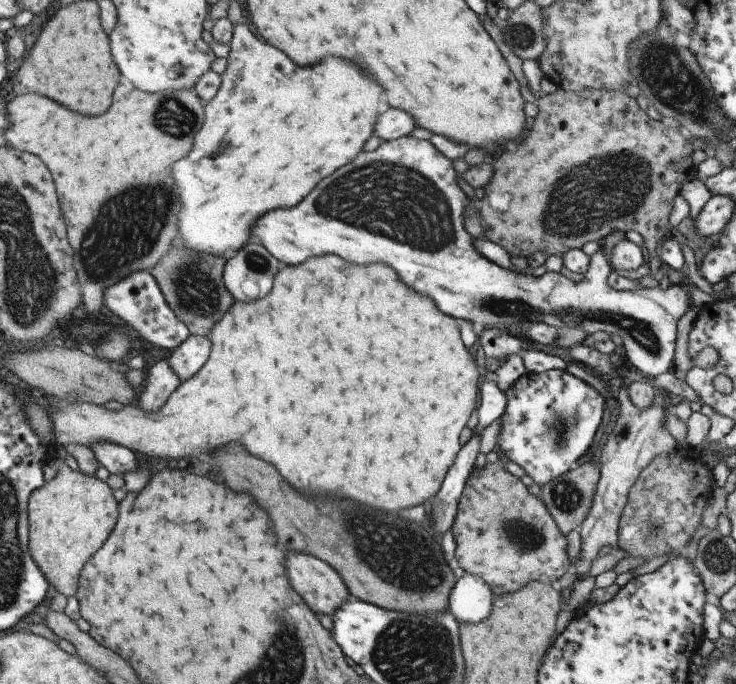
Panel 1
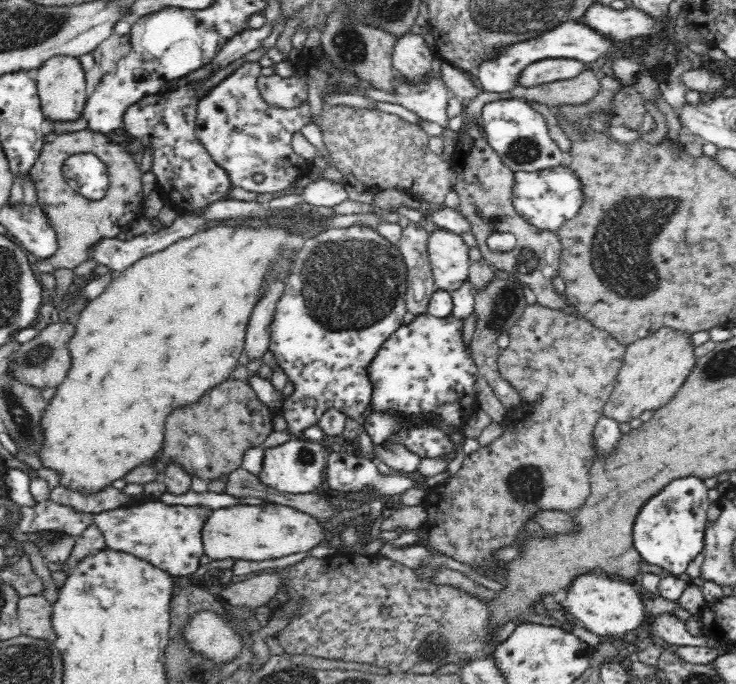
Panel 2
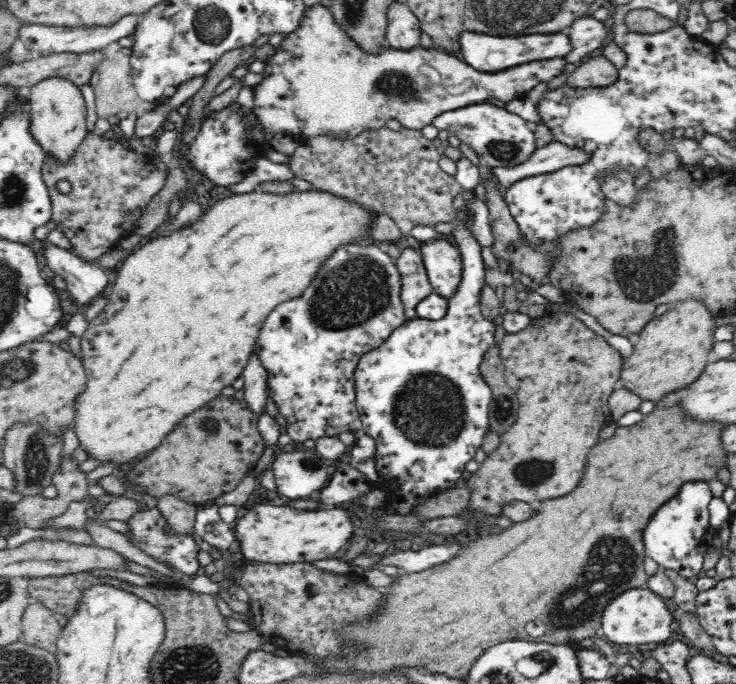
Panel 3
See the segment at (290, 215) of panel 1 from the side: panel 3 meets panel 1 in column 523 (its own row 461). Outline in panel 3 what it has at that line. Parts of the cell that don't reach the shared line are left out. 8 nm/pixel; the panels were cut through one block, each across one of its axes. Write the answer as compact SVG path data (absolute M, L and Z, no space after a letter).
M296 448L294 451L286 453L277 451L269 466L276 477L277 495L286 500L304 500L310 494L314 494L316 490L323 489L328 484L331 467L333 464L318 454L315 448L302 451Z

